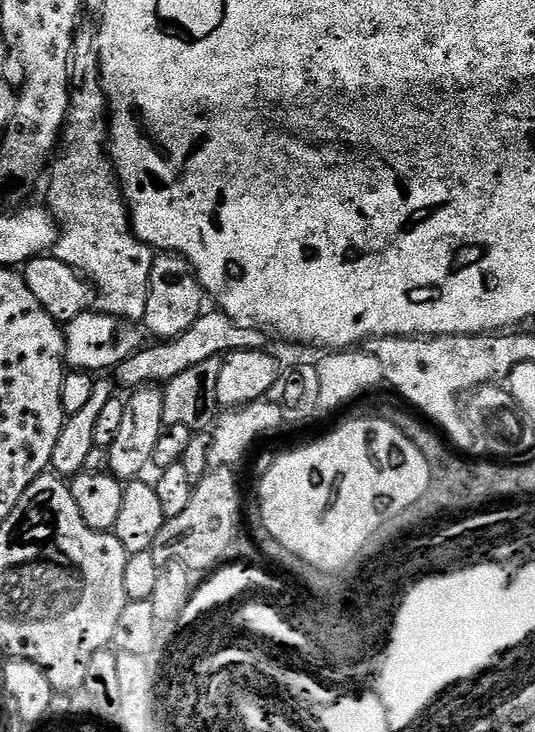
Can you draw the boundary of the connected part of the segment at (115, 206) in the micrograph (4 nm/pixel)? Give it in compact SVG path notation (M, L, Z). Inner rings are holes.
M81 27L72 47L72 83L68 97L68 117L64 119L64 131L58 151L50 164L52 181L48 184L46 207L57 221L62 222L60 237L56 240L55 256L66 266L79 272L94 289L99 311L107 316L121 316L123 320L143 321L146 314L147 296L151 288L151 268L157 253L143 244L132 230L132 218L124 190L116 176L116 168L106 145L110 140L110 113L108 97L104 94L104 80L100 76L100 51L96 45L97 29Z

